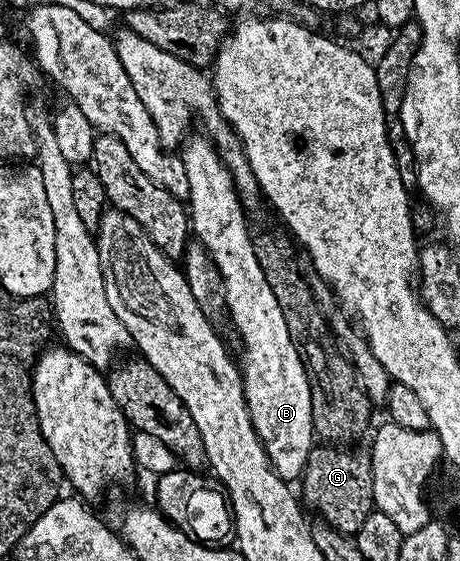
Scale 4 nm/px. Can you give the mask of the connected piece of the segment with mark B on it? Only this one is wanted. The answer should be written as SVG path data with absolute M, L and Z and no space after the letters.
M187 136L180 146L184 172L188 174L190 184L188 198L190 227L196 241L207 250L223 277L223 287L226 293L225 312L228 317L230 315L230 321L234 324L239 339L242 340L242 361L240 357L242 386L256 435L262 440L262 446L267 451L271 467L285 482L294 483L304 473L310 450L316 444L310 380L302 357L288 331L288 323L284 323L284 311L280 311L280 303L276 303L276 295L272 295L272 287L268 287L268 279L264 279L264 271L260 271L260 263L256 263L254 237L249 227L246 226L246 217L242 214L244 202L238 196L238 189L234 186L230 168L220 159L218 149L209 136L201 136Z

